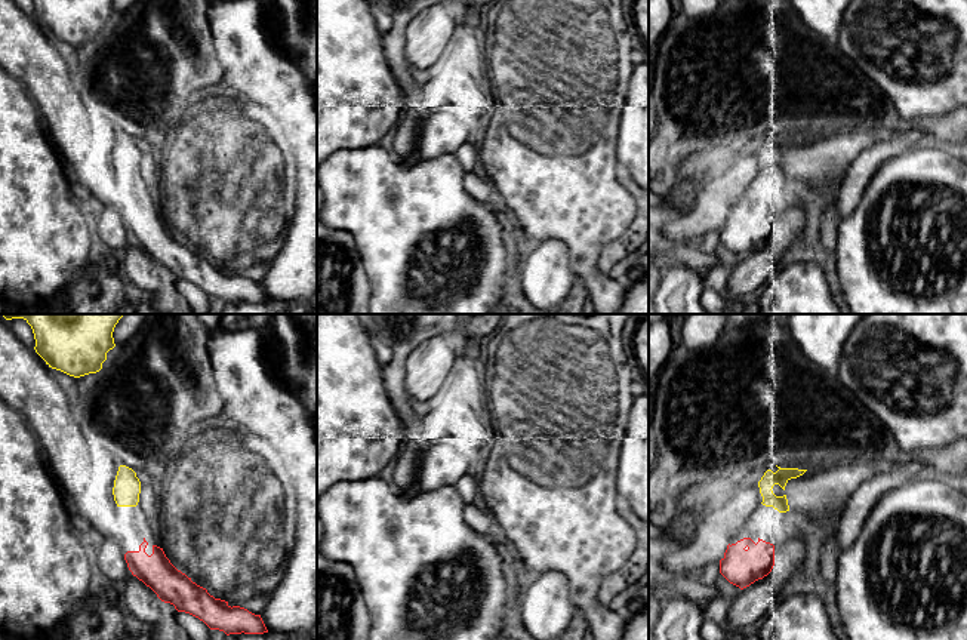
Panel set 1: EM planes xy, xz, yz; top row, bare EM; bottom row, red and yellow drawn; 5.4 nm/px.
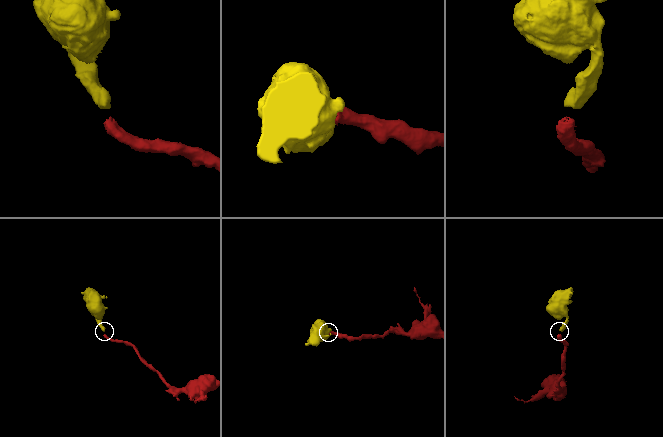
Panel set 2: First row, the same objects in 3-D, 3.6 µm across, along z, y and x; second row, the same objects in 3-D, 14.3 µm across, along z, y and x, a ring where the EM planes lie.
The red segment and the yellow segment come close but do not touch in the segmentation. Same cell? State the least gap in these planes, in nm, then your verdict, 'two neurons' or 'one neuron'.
180 nm | one neuron

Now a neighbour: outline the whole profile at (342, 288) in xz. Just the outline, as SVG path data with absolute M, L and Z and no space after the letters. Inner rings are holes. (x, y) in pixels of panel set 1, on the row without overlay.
M317 218L317 314L361 314L370 296L354 237Z

